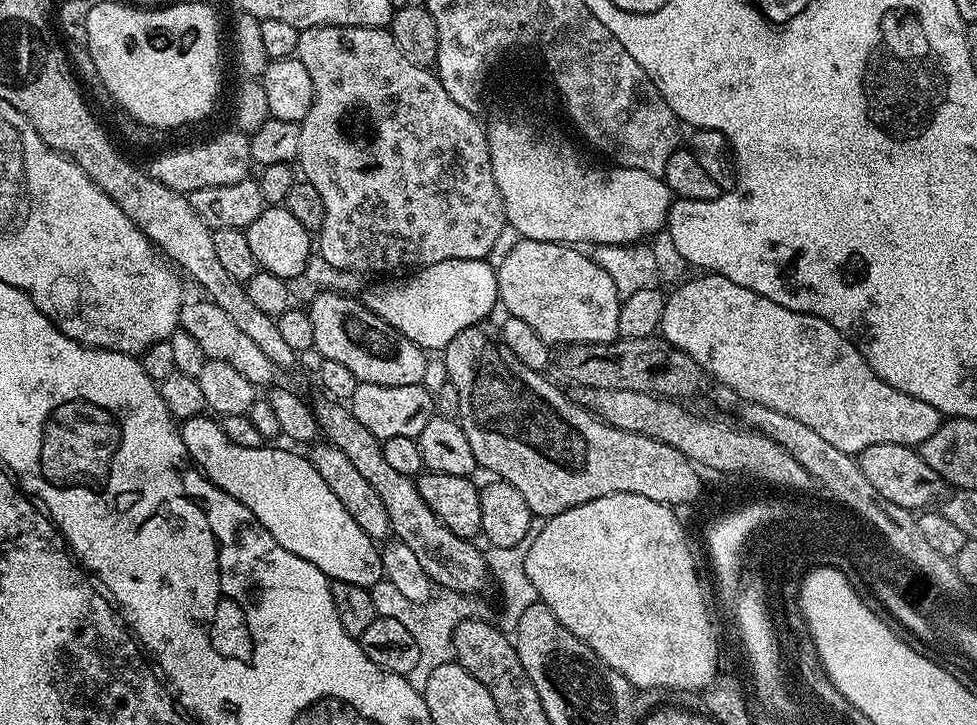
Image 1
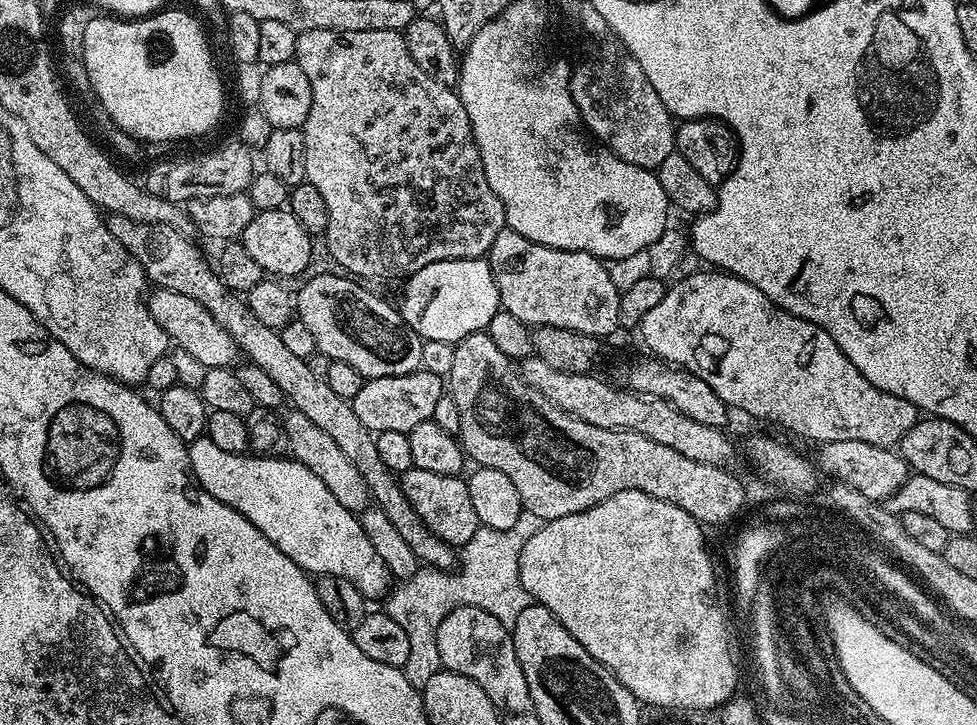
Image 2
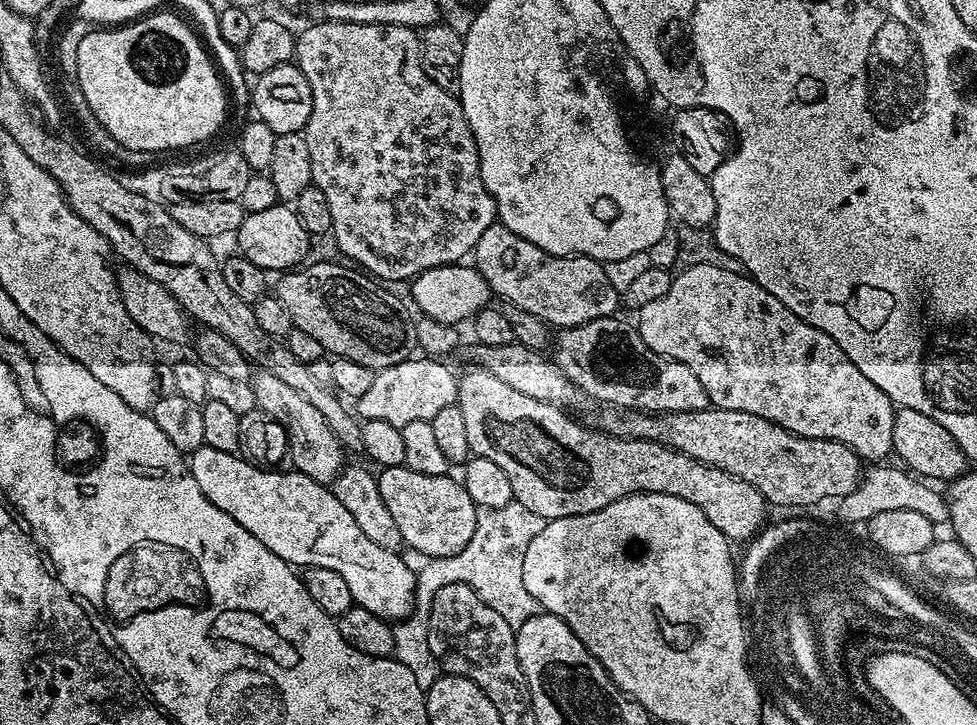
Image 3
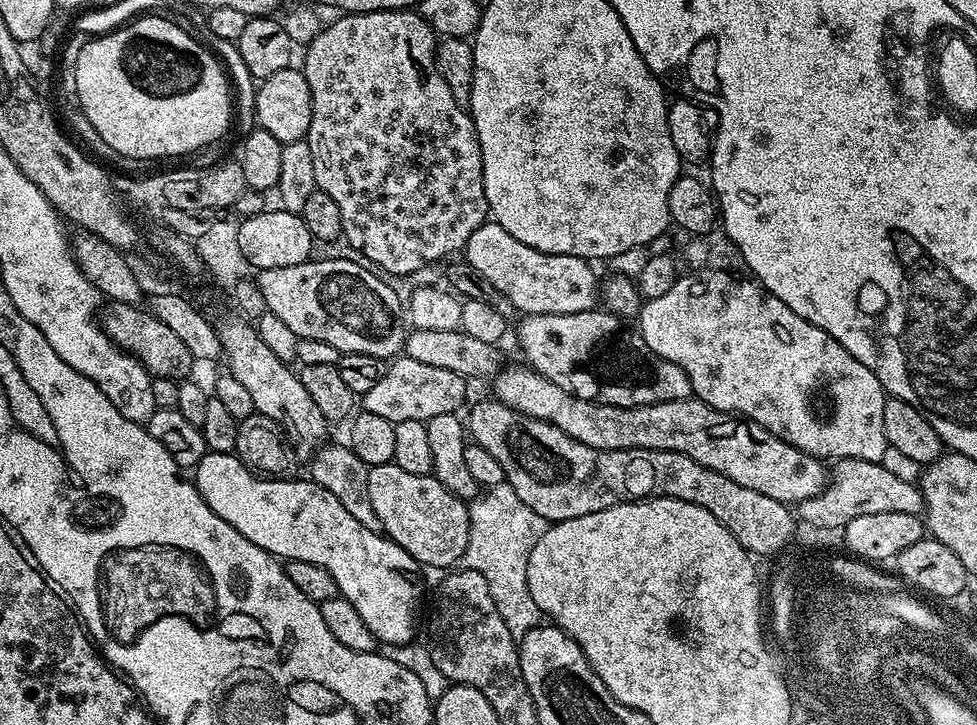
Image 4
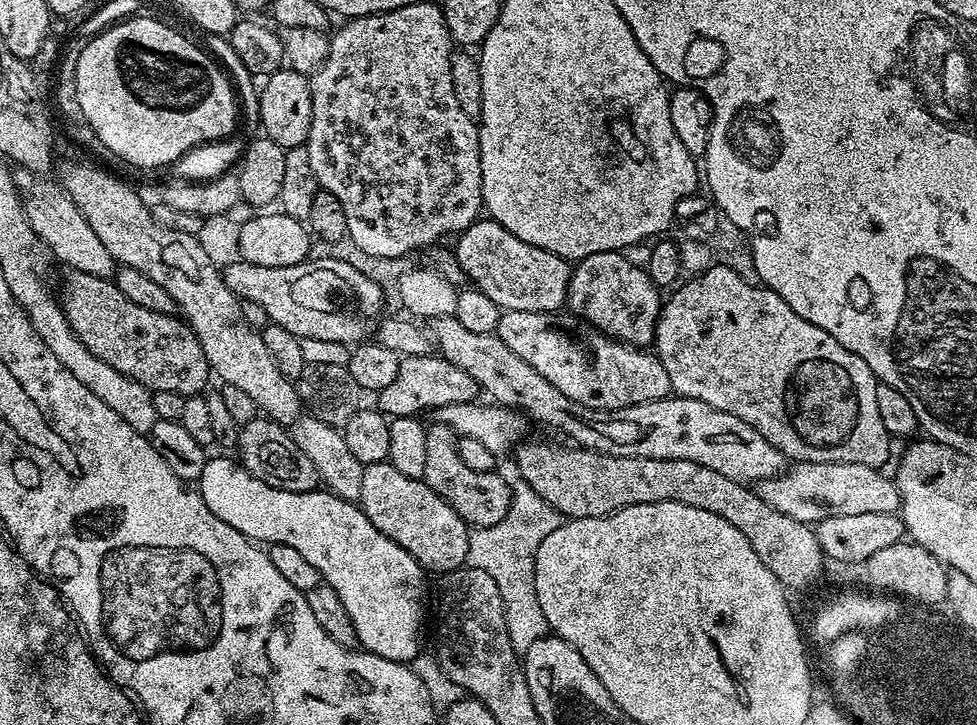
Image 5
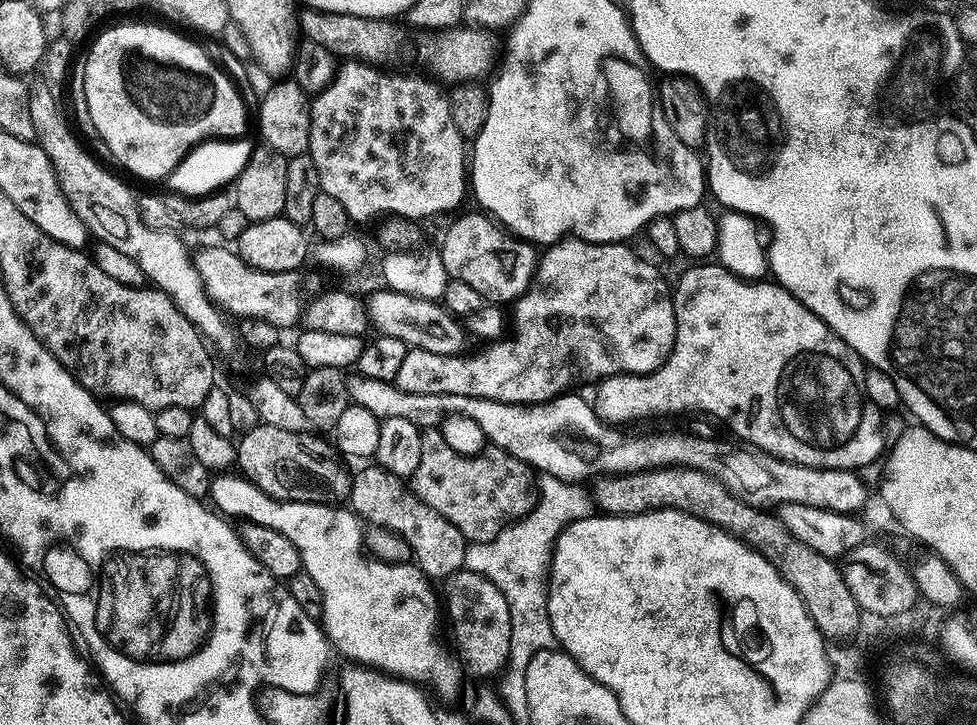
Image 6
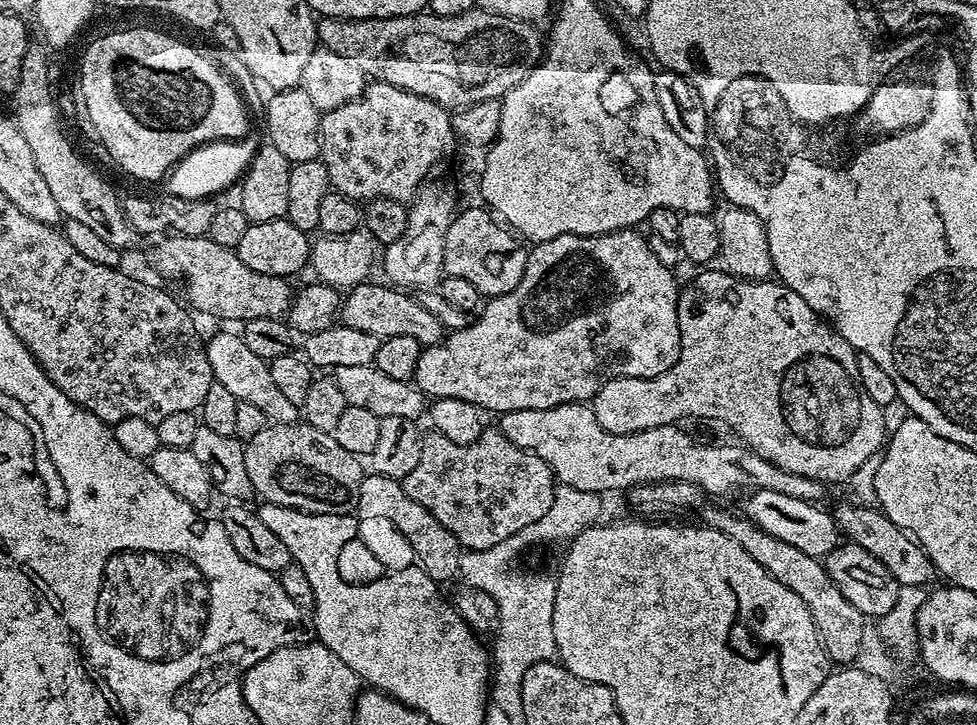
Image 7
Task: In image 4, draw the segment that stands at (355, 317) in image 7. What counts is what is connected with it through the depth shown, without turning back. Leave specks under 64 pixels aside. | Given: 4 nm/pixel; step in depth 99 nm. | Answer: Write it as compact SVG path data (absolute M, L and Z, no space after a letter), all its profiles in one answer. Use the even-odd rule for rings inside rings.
M520 364L501 367L491 377L491 395L520 414L558 426L562 434L570 434L570 438L594 446L594 450L681 452L710 470L718 470L718 474L726 474L730 482L738 482L738 486L746 486L746 490L758 490L758 494L782 500L789 506L799 506L806 498L814 498L828 482L830 472L825 461L790 446L753 420L731 412L719 412L701 400L687 398L658 402L654 406L619 408L578 398L533 368Z

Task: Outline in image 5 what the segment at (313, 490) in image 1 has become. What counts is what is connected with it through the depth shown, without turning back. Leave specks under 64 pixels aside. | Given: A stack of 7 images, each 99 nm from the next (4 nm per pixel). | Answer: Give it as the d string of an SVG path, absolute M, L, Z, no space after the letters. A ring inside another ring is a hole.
M213 455L208 459L198 481L199 494L208 509L234 530L245 534L260 532L259 539L265 545L285 544L300 551L314 565L314 570L318 570L321 581L334 586L338 598L342 598L342 606L346 606L346 614L350 614L350 622L354 622L358 645L363 651L373 652L375 656L387 660L411 662L417 659L421 655L420 623L424 620L426 577L425 569L420 567L419 562L406 550L402 550L398 542L386 538L386 534L382 534L378 526L366 518L359 503L338 498L327 490L291 492L266 486L266 482L251 476L244 465L233 457L232 461L228 457L231 455L220 455L224 456Z

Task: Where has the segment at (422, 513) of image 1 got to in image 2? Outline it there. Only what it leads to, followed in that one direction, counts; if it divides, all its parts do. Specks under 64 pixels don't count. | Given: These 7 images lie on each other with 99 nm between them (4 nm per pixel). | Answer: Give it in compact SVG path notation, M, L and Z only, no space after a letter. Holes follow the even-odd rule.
M109 215L107 222L110 234L114 234L114 238L118 238L118 242L122 242L122 246L126 246L128 253L142 266L145 276L148 277L155 287L174 290L178 294L186 294L186 298L194 298L194 302L202 302L202 306L206 306L206 310L210 310L210 314L214 314L214 322L218 322L218 326L222 326L226 330L226 334L230 334L230 338L234 338L237 349L243 355L245 352L250 363L254 366L259 366L284 391L285 401L289 405L293 404L291 407L295 411L306 414L306 418L310 418L310 422L314 422L314 426L318 426L323 430L342 449L342 454L346 454L346 458L350 458L350 463L354 466L354 470L358 470L358 474L362 474L362 482L366 482L368 495L374 501L375 507L384 511L386 518L390 518L390 522L394 522L394 530L398 530L398 534L402 534L402 539L410 545L410 550L414 550L417 561L421 565L430 568L443 568L445 570L452 570L457 567L457 549L451 544L442 542L442 538L434 535L424 525L422 518L418 518L418 514L414 514L414 508L410 506L410 502L402 494L397 473L392 472L383 464L382 457L378 454L374 433L366 426L362 426L358 414L354 414L351 403L338 398L338 394L334 394L334 390L330 390L328 383L309 369L306 360L298 358L298 354L292 353L282 342L277 329L270 326L262 326L262 322L258 322L258 318L254 318L254 314L250 314L247 303L237 293L228 291L226 285L221 282L220 275L214 270L213 265L209 261L207 264L200 257L199 250L183 236L185 233L181 229L171 228L168 224L139 224L125 216Z

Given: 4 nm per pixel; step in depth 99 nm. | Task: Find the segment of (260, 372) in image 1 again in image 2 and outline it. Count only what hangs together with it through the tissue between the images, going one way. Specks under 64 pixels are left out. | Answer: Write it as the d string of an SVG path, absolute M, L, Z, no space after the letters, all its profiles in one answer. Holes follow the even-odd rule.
M153 287L146 303L150 314L154 314L154 322L166 330L169 341L174 342L176 348L186 350L186 354L198 358L204 368L232 368L237 363L238 349L234 338L214 322L214 314L210 314L202 302L194 302L194 298L186 298L186 294L174 290Z

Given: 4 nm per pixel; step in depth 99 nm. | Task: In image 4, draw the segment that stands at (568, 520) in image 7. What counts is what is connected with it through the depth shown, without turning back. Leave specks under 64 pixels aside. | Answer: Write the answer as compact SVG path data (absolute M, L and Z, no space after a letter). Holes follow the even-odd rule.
M507 482L487 489L471 501L468 504L468 517L472 525L468 545L464 551L463 567L474 570L486 578L490 586L490 594L498 606L498 614L502 614L502 618L508 623L512 636L515 632L520 632L525 636L530 630L541 627L542 613L538 602L530 598L530 586L526 582L526 566L530 558L530 550L534 550L538 538L542 538L542 534L550 526L550 521L542 518L542 514L530 510L530 506L526 506L526 502L522 502L518 494L514 494L514 490Z

